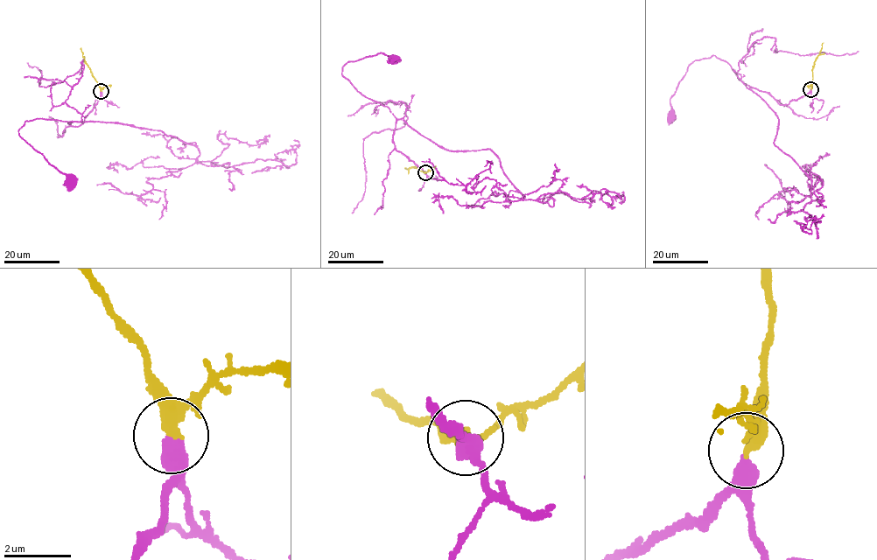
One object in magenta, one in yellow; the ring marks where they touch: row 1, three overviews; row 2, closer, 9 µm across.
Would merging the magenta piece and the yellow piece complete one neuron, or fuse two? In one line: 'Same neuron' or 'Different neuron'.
Same neuron

